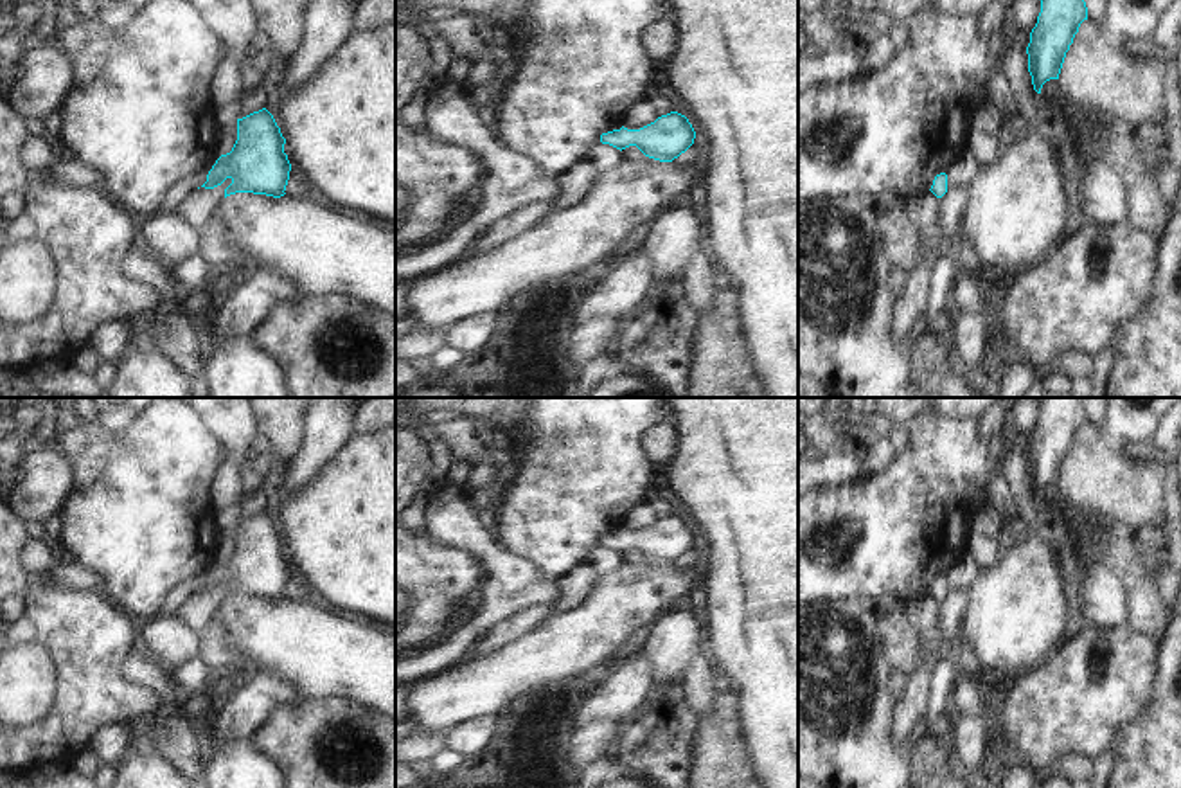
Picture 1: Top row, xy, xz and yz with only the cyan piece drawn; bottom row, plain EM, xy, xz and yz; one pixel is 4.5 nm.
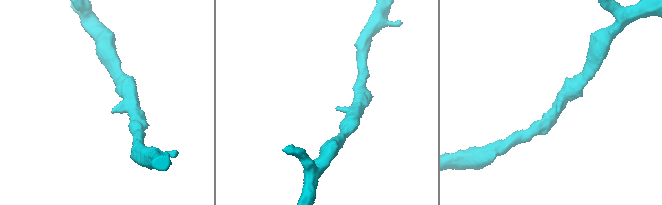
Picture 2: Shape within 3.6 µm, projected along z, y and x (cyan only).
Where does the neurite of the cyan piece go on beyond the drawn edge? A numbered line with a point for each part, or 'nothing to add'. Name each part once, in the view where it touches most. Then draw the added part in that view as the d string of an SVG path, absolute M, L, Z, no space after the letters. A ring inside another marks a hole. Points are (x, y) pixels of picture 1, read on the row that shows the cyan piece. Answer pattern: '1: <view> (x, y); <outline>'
nothing to add

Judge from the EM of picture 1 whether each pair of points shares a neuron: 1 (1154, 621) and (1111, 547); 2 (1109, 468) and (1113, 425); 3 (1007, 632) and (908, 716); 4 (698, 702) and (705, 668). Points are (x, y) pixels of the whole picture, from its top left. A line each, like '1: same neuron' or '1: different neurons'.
1: same neuron
2: different neurons
3: different neurons
4: same neuron

